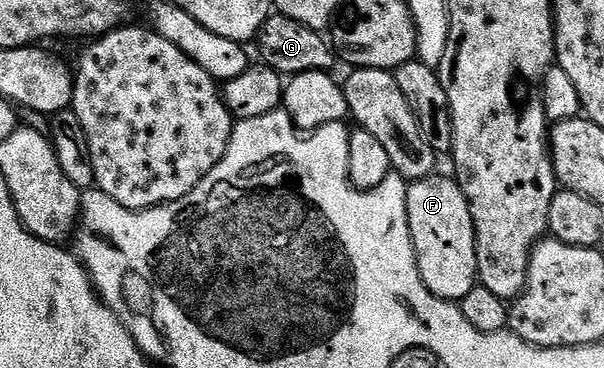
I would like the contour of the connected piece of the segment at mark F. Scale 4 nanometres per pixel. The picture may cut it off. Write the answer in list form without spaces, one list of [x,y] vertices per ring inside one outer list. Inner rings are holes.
[[[434,173],[426,179],[415,179],[409,183],[407,221],[423,285],[427,285],[435,297],[459,301],[479,286],[475,229],[463,189],[456,178],[449,176],[448,179],[441,174]]]

